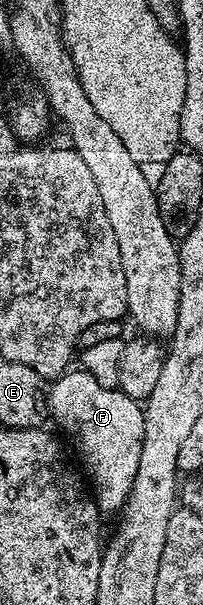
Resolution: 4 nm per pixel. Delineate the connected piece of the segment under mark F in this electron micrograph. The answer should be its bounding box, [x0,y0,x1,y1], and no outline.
[49,368,145,515]

